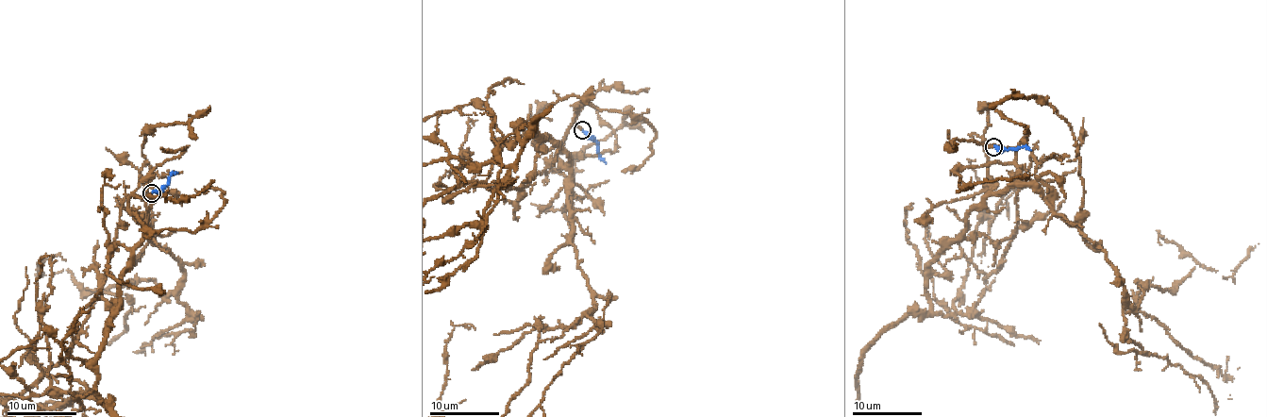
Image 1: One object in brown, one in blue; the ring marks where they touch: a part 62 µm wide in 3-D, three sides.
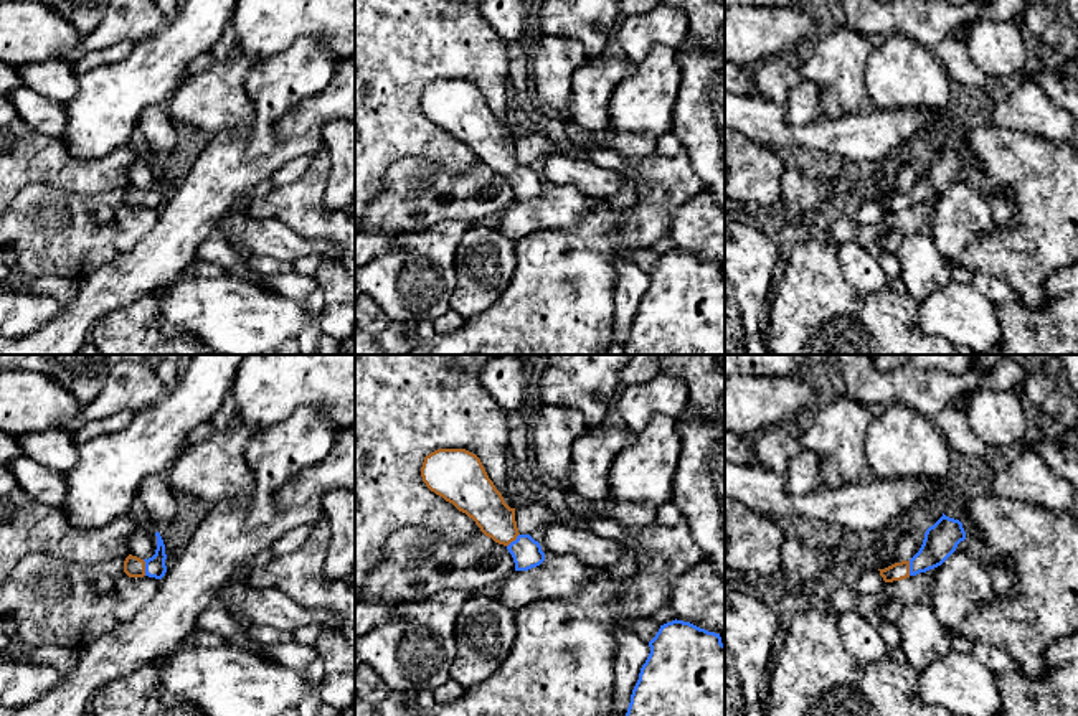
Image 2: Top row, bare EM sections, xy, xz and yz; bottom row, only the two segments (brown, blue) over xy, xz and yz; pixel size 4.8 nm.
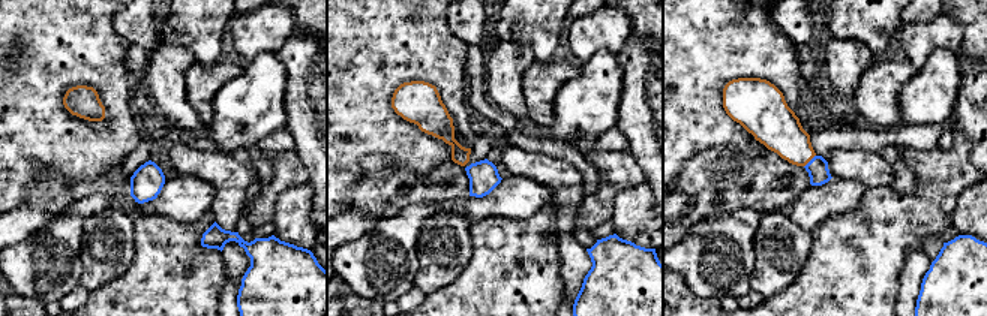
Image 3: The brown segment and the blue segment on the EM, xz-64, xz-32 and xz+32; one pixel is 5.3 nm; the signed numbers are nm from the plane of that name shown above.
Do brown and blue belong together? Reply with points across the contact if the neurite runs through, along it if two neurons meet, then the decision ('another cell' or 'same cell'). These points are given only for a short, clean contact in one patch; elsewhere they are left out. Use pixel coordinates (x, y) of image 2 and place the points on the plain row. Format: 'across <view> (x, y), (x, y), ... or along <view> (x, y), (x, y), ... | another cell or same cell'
across xy (134, 197), (144, 198), (156, 197) | same cell

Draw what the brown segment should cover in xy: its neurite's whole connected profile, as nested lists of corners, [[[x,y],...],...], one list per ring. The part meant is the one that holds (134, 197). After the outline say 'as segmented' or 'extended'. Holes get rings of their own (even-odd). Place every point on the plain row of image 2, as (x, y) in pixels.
[[[155,163],[157,167],[157,180],[155,185],[149,190],[140,190],[137,186],[129,185],[124,191],[124,203],[129,208],[155,208],[155,210],[162,210],[167,203],[167,196],[165,196],[165,175],[163,170],[160,167],[160,163]]]; extended

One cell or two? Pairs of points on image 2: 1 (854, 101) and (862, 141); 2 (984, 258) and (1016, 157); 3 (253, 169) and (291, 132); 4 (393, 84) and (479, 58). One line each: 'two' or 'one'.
1: two
2: one
3: one
4: one

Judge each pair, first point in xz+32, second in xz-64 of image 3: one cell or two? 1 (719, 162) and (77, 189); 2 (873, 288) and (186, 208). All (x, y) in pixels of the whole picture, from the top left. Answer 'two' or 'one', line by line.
1: one
2: two

